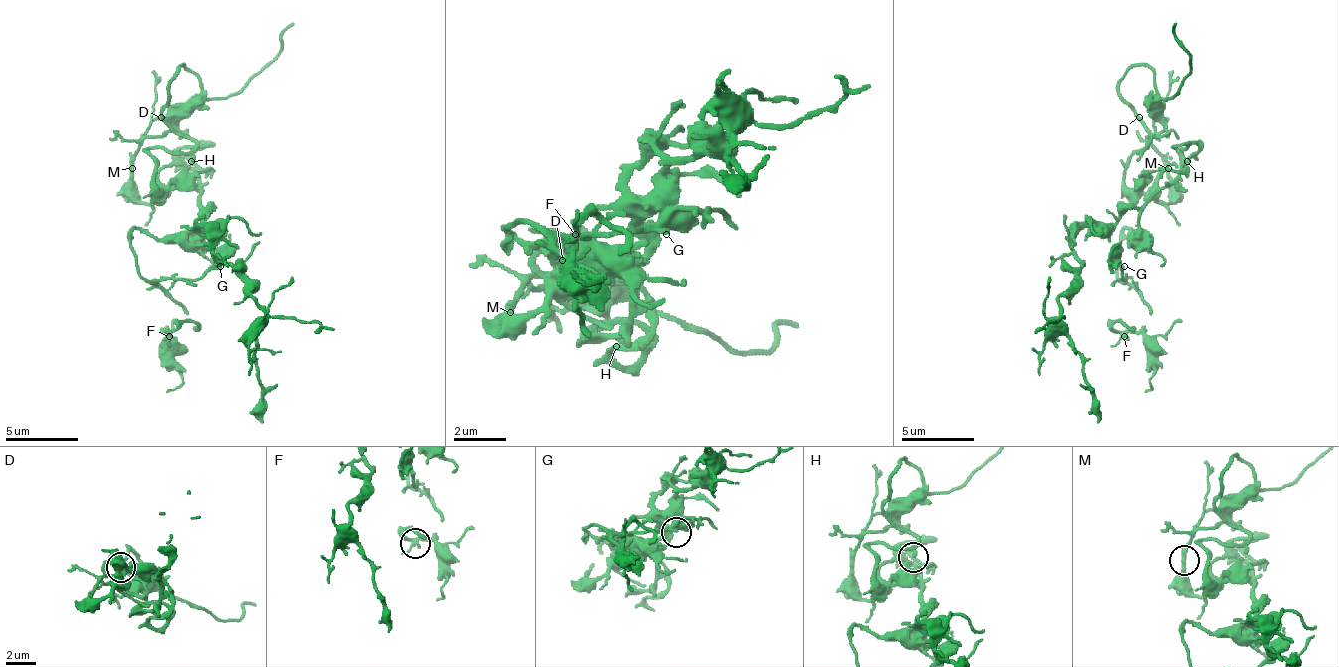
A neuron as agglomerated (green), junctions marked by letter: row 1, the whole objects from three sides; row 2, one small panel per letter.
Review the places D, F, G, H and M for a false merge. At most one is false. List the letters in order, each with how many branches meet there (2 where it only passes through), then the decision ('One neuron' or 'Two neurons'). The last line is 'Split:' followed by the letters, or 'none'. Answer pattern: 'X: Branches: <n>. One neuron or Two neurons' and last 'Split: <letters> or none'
D: Branches: 2. One neuron
F: Branches: 2. One neuron
G: Branches: 2. One neuron
H: Branches: 2. One neuron
M: Branches: 2. One neuron
Split: none

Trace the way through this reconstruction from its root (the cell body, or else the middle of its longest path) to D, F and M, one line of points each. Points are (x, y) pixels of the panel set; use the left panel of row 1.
D: (209, 179), (205, 171), (179, 175), (165, 190), (154, 182), (154, 157), (143, 138), (183, 135), (161, 117)
F: (209, 179), (194, 226), (161, 237), (132, 233), (136, 270), (183, 310), (169, 336)
M: (209, 179), (205, 171), (183, 175), (147, 204), (136, 190), (132, 168)

